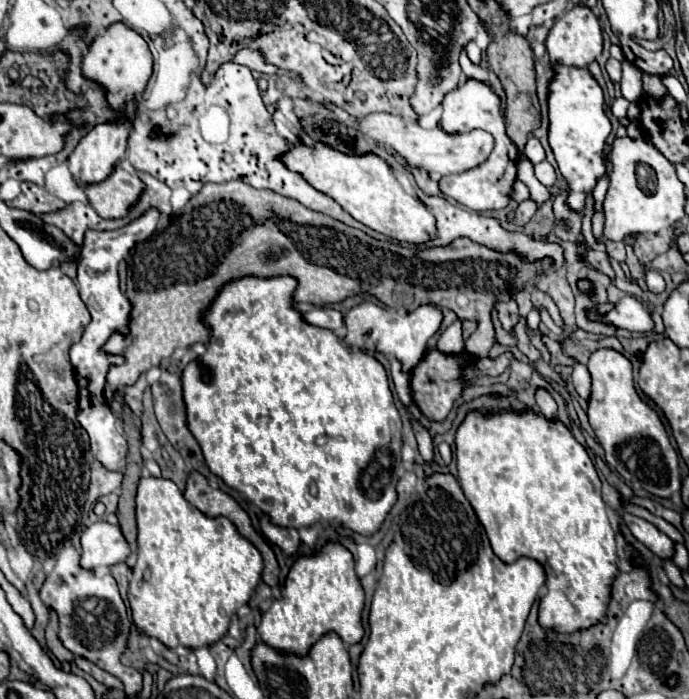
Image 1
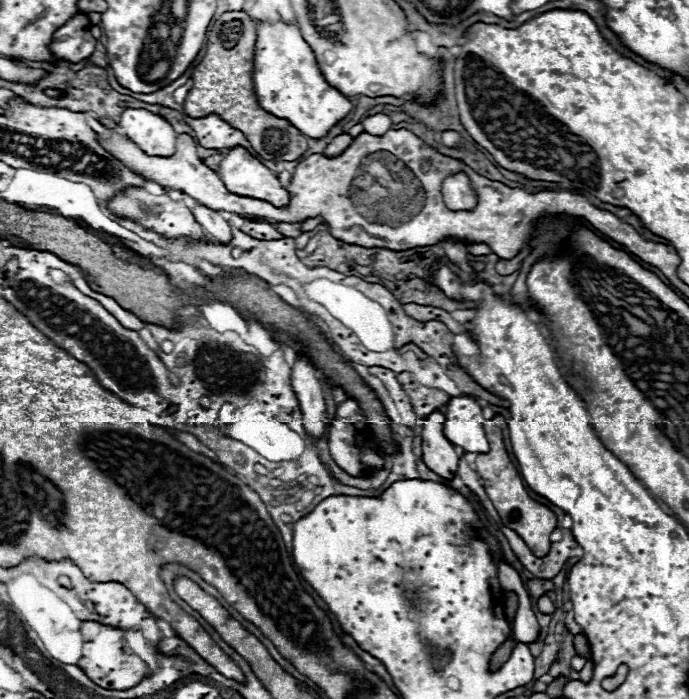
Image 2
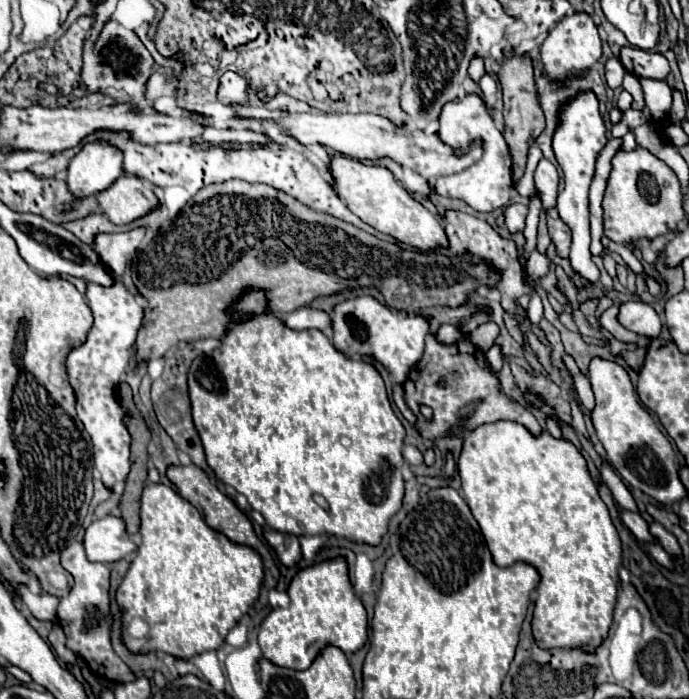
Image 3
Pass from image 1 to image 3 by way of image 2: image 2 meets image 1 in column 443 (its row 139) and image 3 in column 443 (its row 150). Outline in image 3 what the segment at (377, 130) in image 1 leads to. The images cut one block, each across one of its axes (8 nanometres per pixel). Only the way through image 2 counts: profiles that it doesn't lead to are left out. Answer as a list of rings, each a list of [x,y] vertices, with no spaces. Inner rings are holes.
[[[282,114],[278,118],[270,118],[278,130],[296,142],[310,146],[310,144],[322,144],[332,148],[334,152],[340,152],[348,158],[356,160],[380,160],[384,156],[392,158],[404,168],[410,168],[424,176],[426,180],[434,180],[444,174],[454,174],[466,170],[470,164],[482,156],[482,148],[474,144],[466,156],[454,156],[442,140],[438,140],[436,134],[428,136],[420,130],[406,130],[404,126],[394,126],[390,120],[374,114]]]

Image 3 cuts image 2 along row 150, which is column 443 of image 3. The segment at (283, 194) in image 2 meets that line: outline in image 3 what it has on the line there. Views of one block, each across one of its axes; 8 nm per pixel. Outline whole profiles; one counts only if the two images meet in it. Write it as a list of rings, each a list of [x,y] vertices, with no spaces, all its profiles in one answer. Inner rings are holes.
[[[334,156],[332,158],[332,176],[336,194],[348,204],[348,208],[366,224],[376,228],[382,234],[396,238],[402,244],[414,246],[422,252],[448,248],[448,238],[442,226],[442,220],[434,216],[428,208],[424,208],[418,200],[414,200],[400,182],[394,180],[392,172],[380,166],[366,166],[358,160],[348,156]]]

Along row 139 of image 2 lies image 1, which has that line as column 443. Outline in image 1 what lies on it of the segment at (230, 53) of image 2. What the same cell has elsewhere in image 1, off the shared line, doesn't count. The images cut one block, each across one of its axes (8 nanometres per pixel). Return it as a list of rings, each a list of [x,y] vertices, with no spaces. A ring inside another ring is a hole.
[[[232,180],[222,184],[206,184],[190,202],[176,214],[170,216],[168,228],[160,230],[146,242],[140,242],[126,258],[126,296],[130,300],[130,332],[122,336],[114,332],[102,346],[104,352],[124,356],[124,364],[110,366],[106,374],[104,396],[112,404],[116,392],[132,386],[140,374],[158,366],[164,356],[172,356],[174,348],[188,348],[196,342],[208,340],[208,328],[202,324],[202,312],[210,306],[222,284],[242,276],[294,276],[298,288],[294,294],[296,302],[312,302],[314,306],[326,306],[342,302],[354,294],[372,294],[382,304],[396,310],[416,310],[420,304],[436,304],[456,312],[458,320],[478,322],[478,330],[466,340],[466,352],[474,358],[488,356],[494,344],[492,332],[492,310],[498,302],[510,302],[512,294],[532,286],[540,276],[548,274],[554,260],[522,260],[518,252],[494,252],[474,244],[472,240],[458,238],[446,248],[412,250],[398,244],[378,242],[362,244],[362,232],[350,228],[326,214],[314,212],[292,198],[284,198],[272,190],[256,190],[244,182]]]

